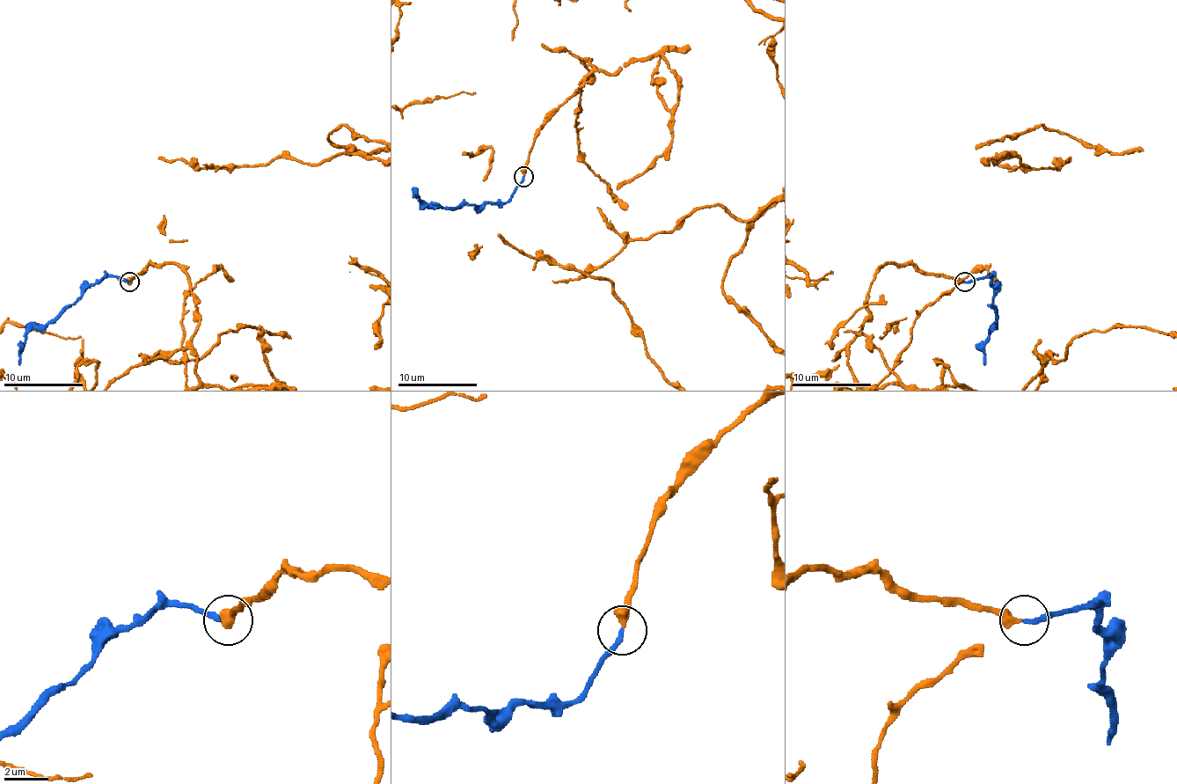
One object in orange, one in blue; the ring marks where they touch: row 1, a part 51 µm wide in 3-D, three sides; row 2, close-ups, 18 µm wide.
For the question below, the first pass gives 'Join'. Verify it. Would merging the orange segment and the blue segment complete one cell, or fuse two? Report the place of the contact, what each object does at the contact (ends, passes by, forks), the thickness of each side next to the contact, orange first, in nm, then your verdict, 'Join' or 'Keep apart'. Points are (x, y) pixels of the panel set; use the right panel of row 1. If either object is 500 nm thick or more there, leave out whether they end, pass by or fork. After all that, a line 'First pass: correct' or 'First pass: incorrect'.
Place: (965, 282). At the ring orange ends. At the ring blue ends. Thickness 440 nm (orange) against 200 nm. Join
First pass: correct

